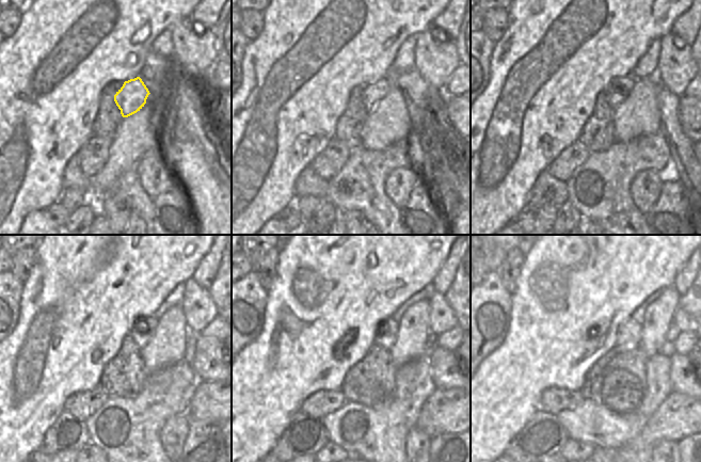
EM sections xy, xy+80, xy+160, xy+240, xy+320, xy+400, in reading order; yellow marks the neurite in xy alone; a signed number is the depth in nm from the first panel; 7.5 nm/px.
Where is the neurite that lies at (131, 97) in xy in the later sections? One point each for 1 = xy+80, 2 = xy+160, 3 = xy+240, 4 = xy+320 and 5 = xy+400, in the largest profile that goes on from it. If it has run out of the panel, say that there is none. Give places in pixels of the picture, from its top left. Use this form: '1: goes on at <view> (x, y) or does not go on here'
1: goes on at xy+80 (373, 92)
2: goes on at xy+160 (616, 94)
3: goes on at xy+240 (142, 332)
4: goes on at xy+320 (385, 336)
5: goes on at xy+400 (628, 333)

